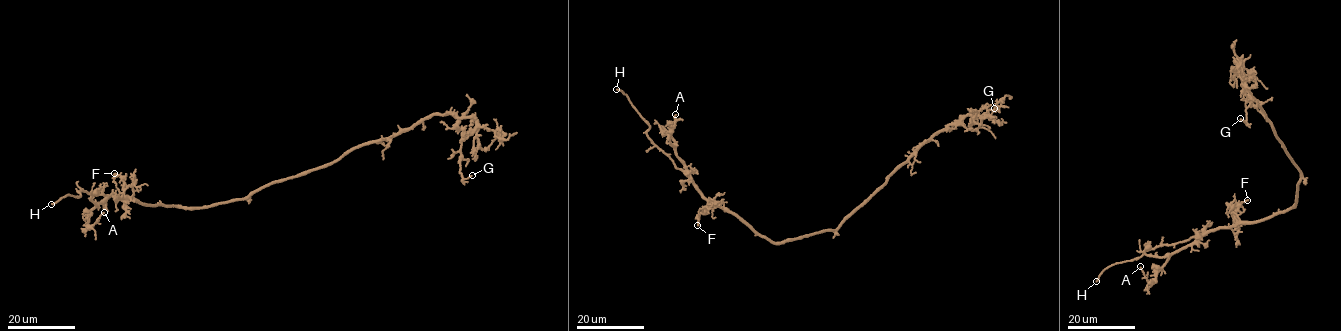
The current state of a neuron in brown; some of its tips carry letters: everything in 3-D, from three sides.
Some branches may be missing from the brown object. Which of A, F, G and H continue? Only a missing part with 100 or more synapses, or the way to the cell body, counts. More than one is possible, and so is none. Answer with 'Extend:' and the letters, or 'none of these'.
Extend: H

